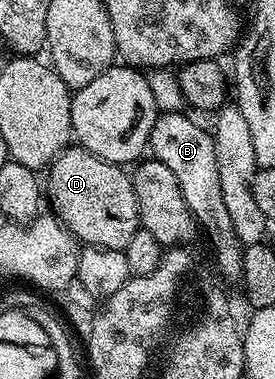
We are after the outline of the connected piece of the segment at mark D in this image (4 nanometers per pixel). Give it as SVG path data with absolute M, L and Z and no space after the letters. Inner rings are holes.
M73 148L65 149L64 153L54 159L52 165L47 167L46 175L48 174L48 182L46 178L46 202L48 202L52 207L50 207L51 213L55 217L59 218L61 224L63 224L72 233L72 237L76 239L77 243L83 244L84 246L104 246L107 250L124 250L126 244L130 244L130 236L134 236L134 232L141 229L140 224L140 213L138 212L138 200L136 199L136 193L134 192L134 184L132 183L131 173L123 165L107 162L102 160L98 156L94 156L83 148Z

